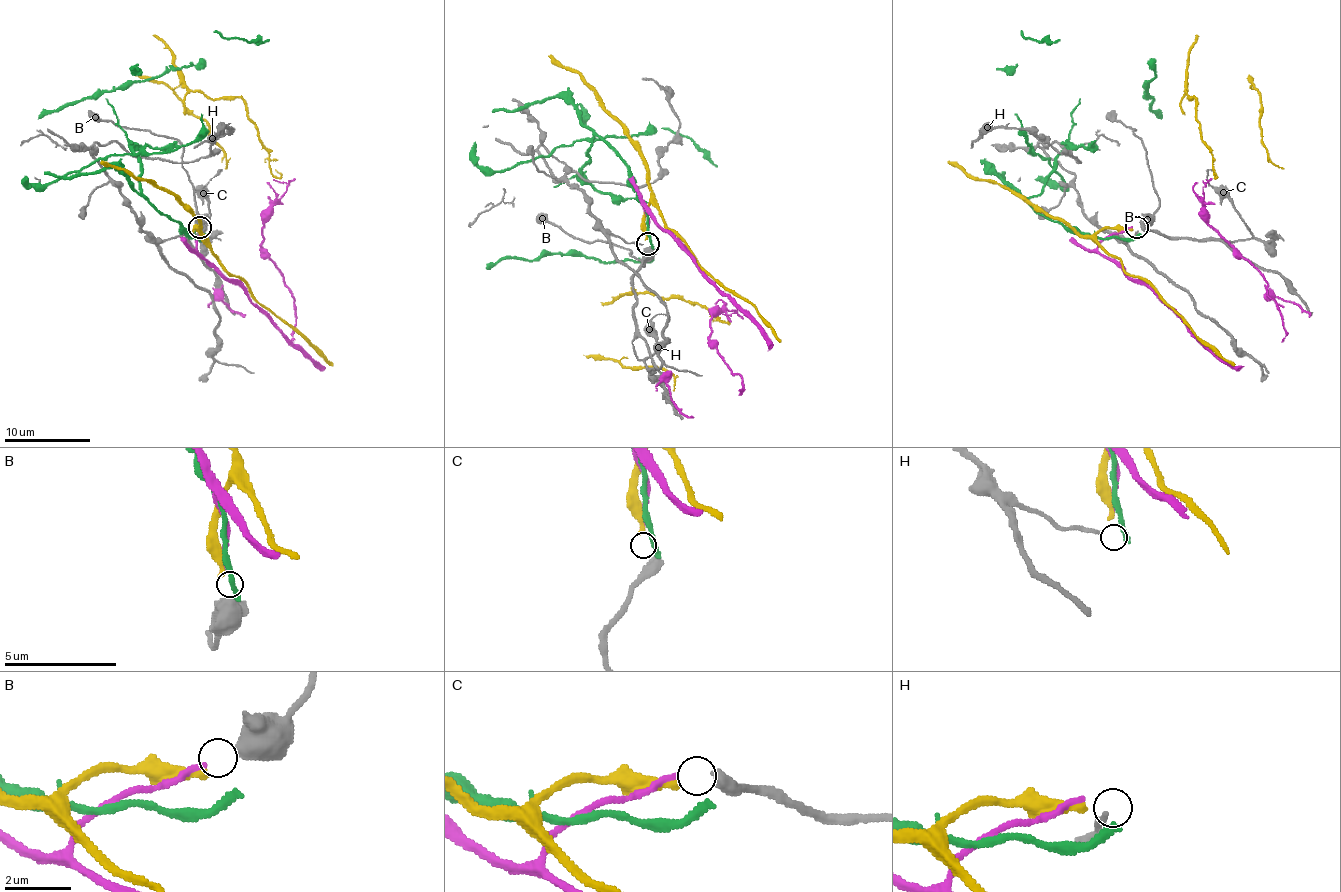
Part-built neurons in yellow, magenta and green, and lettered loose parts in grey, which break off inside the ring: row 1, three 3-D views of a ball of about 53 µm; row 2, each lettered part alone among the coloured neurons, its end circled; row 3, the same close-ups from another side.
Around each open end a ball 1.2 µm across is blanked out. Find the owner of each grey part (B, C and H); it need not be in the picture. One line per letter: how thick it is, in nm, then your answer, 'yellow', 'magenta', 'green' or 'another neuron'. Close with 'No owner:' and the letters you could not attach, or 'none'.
B: 650 nm thick; magenta
C: 420 nm thick; yellow
H: 140 nm thick; another neuron
No owner: H

